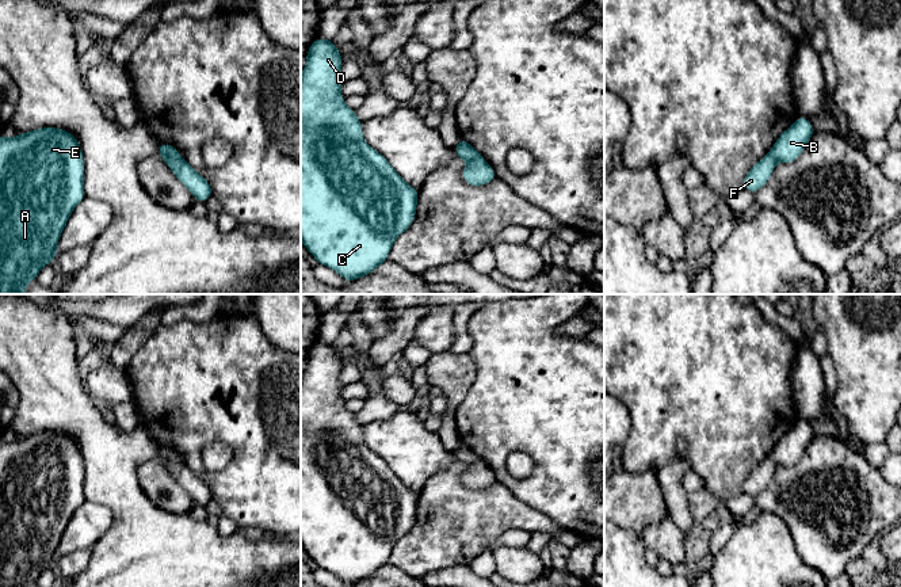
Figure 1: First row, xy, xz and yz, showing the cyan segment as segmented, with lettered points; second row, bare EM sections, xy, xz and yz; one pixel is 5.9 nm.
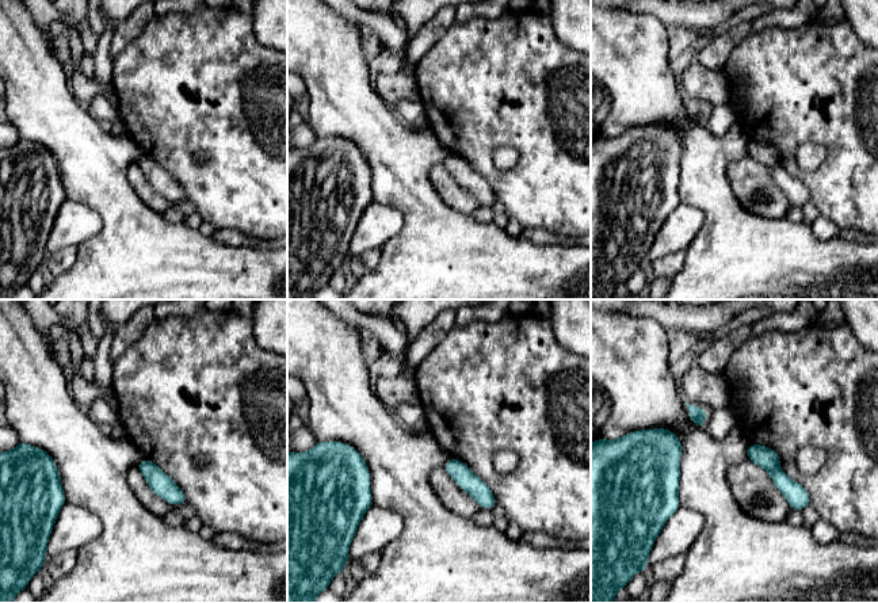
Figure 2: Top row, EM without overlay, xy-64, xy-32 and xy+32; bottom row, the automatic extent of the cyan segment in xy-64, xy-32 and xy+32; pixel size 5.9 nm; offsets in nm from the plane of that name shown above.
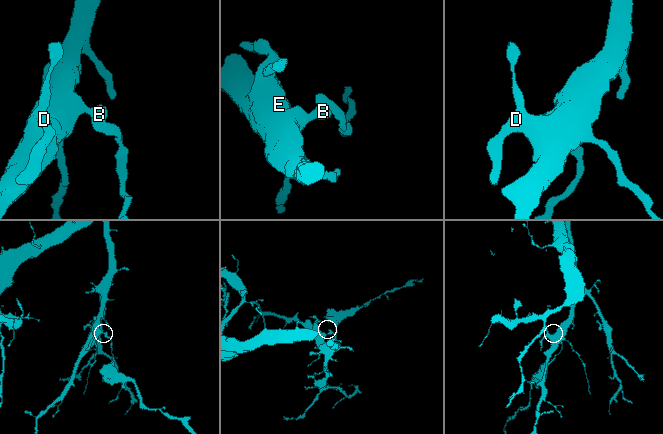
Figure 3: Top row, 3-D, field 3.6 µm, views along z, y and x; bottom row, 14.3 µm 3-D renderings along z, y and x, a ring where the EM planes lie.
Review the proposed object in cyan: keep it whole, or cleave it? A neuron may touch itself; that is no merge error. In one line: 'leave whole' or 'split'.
split

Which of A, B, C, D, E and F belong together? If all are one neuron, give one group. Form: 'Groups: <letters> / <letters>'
Groups: A B C D E / F

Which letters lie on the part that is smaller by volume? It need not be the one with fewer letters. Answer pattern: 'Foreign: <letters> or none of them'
Foreign: F

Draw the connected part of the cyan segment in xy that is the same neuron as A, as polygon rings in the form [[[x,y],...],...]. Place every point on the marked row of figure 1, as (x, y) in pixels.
[[[42,127],[22,133],[16,137],[0,137],[0,294],[24,294],[26,285],[28,282],[35,282],[35,278],[42,267],[56,260],[57,243],[62,235],[62,230],[75,207],[85,198],[83,180],[84,159],[81,146],[76,136],[69,131],[58,127]]]

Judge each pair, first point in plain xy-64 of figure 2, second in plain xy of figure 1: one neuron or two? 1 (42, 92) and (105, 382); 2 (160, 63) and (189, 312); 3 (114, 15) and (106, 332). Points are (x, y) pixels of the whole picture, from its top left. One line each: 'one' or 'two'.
1: two
2: two
3: two

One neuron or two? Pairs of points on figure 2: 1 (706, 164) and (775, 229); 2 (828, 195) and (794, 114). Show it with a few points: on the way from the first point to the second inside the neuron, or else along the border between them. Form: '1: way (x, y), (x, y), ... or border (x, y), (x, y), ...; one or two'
1: way (706, 187), (748, 229), (752, 229); one
2: way (844, 171), (844, 147), (819, 121); one

